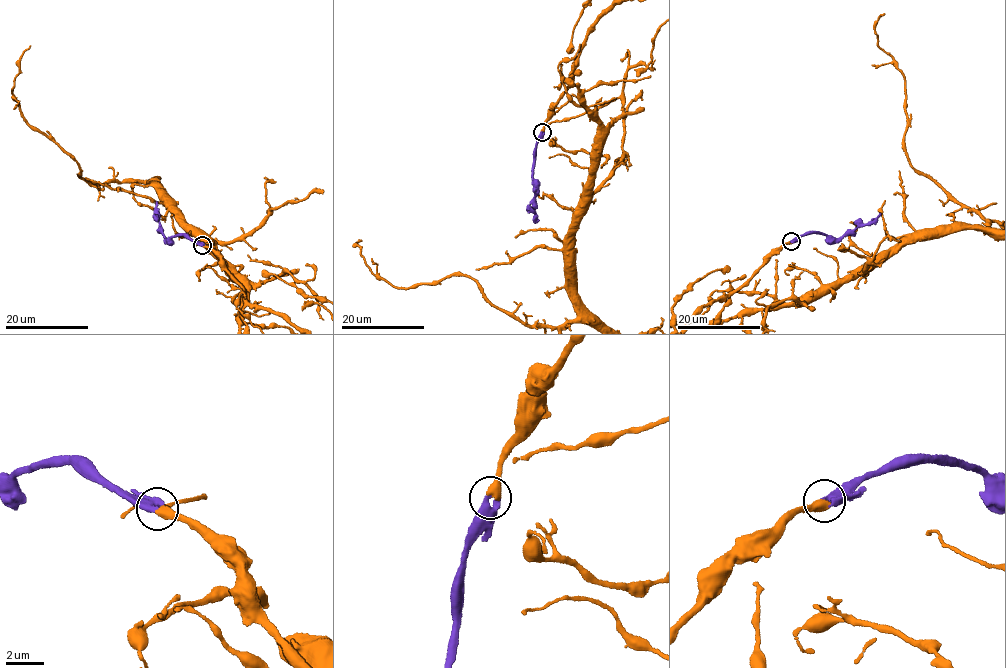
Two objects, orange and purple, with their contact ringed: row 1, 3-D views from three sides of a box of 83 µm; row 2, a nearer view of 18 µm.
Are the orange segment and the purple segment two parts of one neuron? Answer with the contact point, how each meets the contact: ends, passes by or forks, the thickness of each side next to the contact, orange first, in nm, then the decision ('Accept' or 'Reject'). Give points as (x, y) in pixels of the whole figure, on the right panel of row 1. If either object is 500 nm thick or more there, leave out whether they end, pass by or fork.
Place: (791, 241). Thickness 500 nm (orange) against 320 nm. Accept

